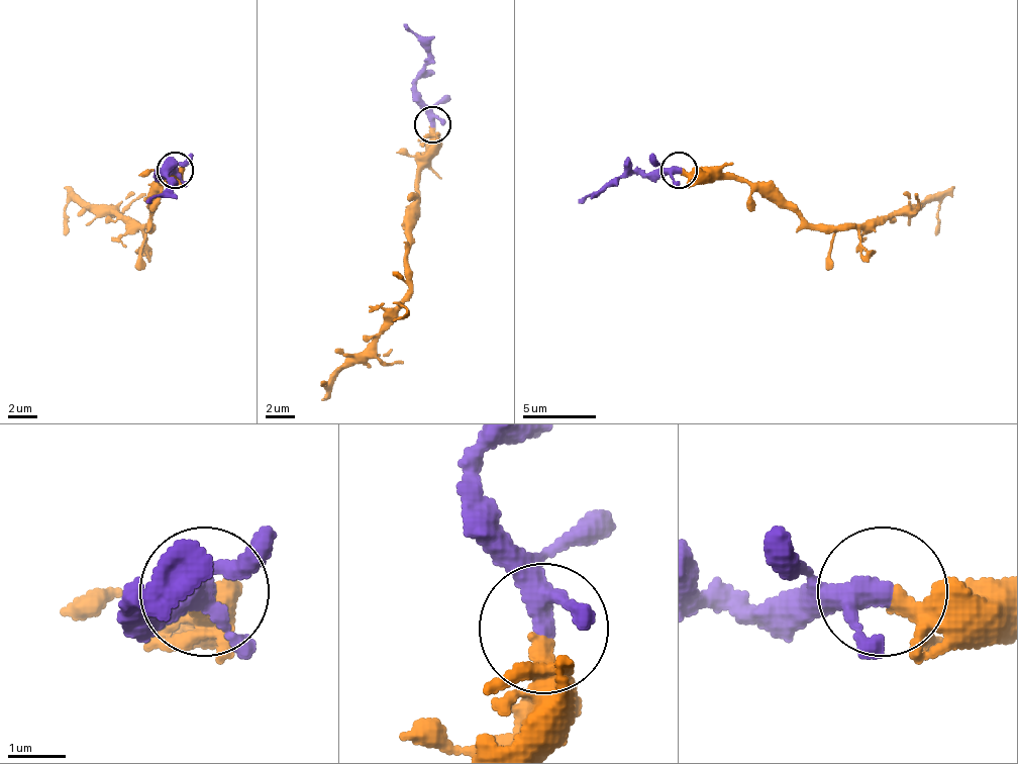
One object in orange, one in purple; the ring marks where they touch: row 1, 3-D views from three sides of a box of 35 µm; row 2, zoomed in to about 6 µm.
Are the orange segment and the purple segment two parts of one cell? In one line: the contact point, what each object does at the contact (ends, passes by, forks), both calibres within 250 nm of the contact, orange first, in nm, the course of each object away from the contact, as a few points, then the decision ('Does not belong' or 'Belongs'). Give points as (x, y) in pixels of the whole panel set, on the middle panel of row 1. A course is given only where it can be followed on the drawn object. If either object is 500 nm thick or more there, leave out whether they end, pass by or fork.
Place: (432, 124). At the ring orange passes by. At the ring purple passes by. Thickness 280 nm (orange) against 320 nm. Course of orange: (431, 127), (431, 161), (420, 172), (417, 212), (406, 256), (406, 300), (391, 321), (325, 380). Course of purple: (431, 123), (417, 73), (428, 51), (402, 24). Belongs

